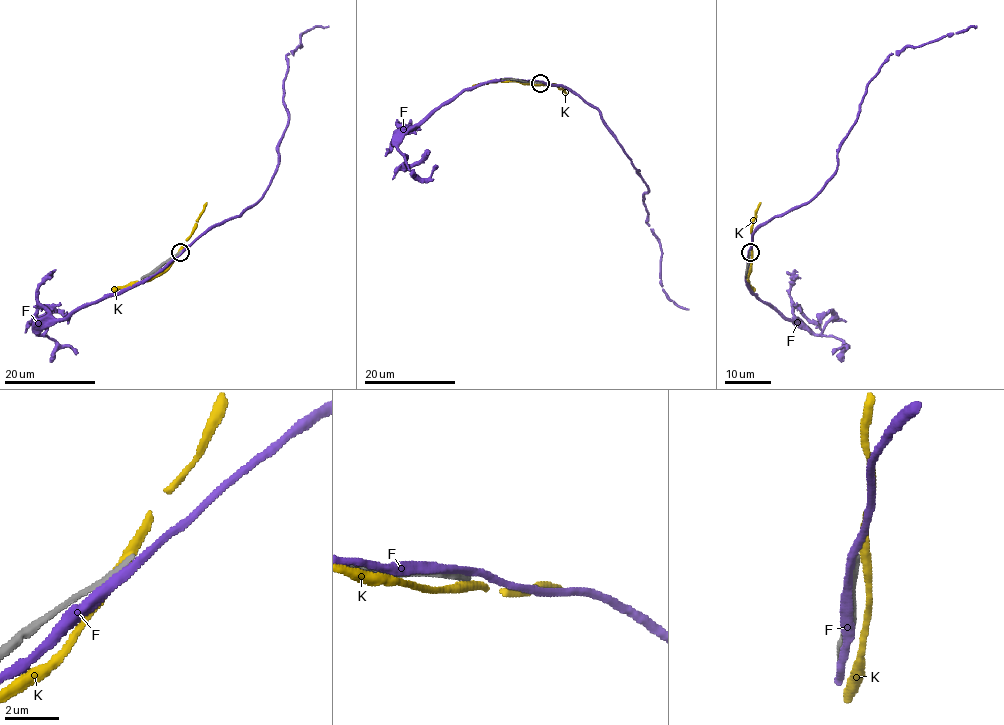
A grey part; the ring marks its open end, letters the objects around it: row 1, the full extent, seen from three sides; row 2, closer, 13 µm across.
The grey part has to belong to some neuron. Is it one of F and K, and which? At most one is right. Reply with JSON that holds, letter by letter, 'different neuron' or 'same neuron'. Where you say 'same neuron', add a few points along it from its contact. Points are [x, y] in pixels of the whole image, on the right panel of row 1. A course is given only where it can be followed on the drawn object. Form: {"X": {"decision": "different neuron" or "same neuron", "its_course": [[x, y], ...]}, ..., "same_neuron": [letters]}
{"F": {"decision": "different neuron"}, "K": {"decision": "different neuron"}, "same_neuron": []}

